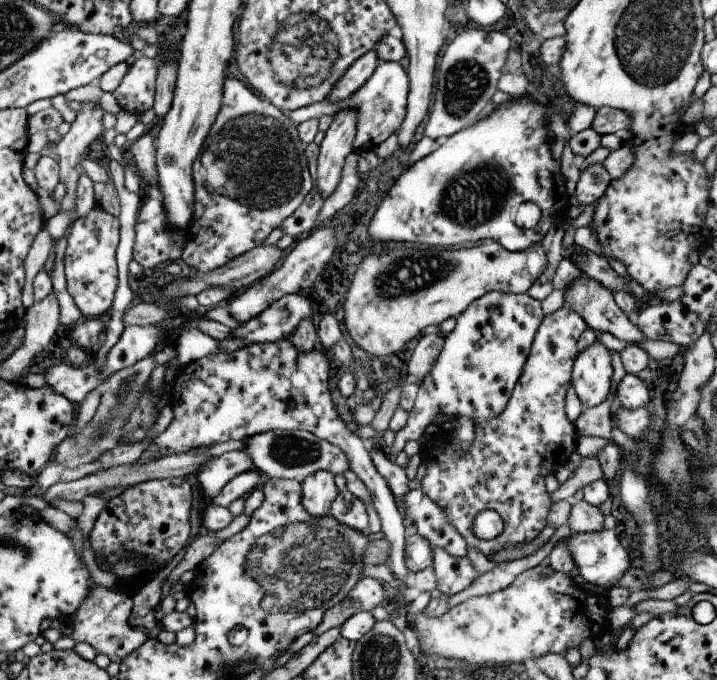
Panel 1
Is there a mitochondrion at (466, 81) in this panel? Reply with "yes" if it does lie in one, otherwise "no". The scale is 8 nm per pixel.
yes

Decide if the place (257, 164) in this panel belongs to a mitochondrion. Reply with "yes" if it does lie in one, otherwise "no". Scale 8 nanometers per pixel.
yes

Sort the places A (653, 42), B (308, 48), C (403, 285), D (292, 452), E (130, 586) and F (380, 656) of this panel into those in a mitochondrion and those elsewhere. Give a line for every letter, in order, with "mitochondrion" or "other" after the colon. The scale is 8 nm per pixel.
A: mitochondrion
B: mitochondrion
C: mitochondrion
D: mitochondrion
E: other
F: mitochondrion

